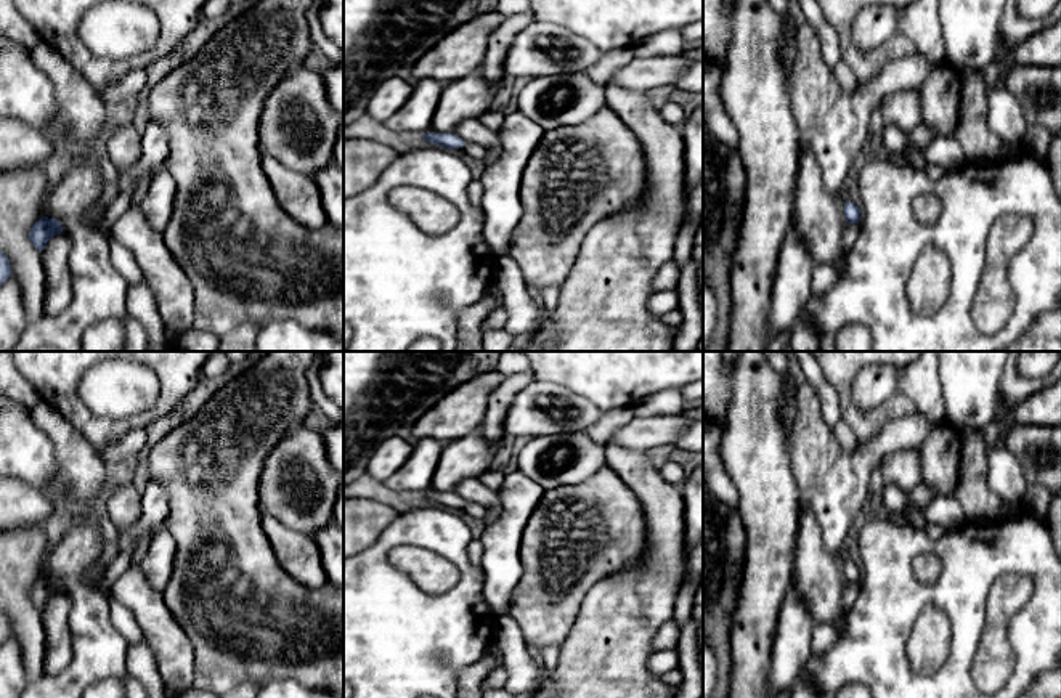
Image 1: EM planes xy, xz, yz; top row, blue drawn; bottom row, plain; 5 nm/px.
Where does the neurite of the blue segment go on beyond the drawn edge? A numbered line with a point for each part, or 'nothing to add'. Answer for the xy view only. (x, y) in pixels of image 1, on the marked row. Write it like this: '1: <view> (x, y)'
nothing to add

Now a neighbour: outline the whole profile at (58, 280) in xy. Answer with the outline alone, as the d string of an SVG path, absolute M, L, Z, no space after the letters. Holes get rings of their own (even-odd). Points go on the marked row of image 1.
M61 233L53 236L42 250L47 287L45 316L59 315L72 300L71 249L71 239Z

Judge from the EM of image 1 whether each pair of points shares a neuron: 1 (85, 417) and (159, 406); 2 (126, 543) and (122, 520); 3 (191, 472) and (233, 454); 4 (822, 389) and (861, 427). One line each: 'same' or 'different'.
1: same
2: different
3: same
4: different

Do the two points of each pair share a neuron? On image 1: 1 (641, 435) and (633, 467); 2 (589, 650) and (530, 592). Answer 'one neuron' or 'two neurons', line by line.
1: two neurons
2: two neurons

